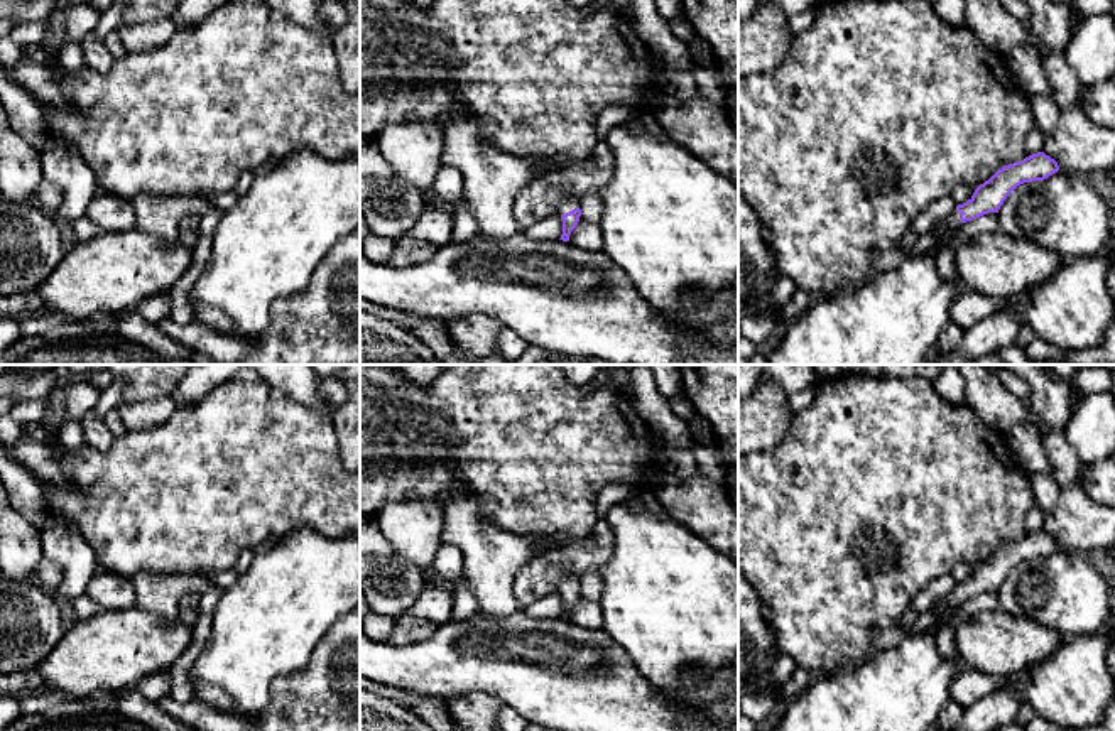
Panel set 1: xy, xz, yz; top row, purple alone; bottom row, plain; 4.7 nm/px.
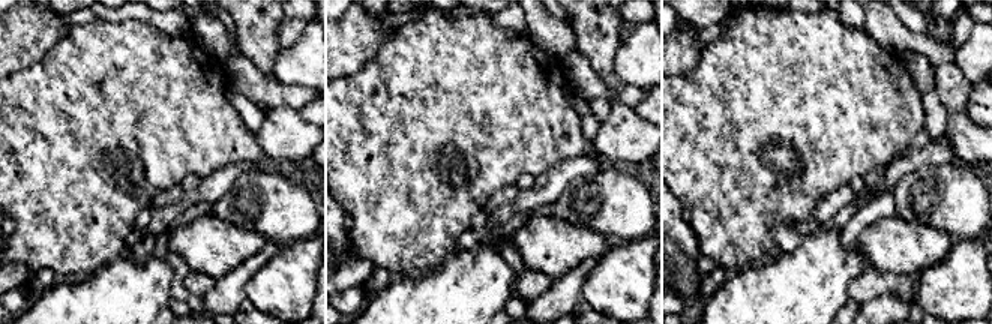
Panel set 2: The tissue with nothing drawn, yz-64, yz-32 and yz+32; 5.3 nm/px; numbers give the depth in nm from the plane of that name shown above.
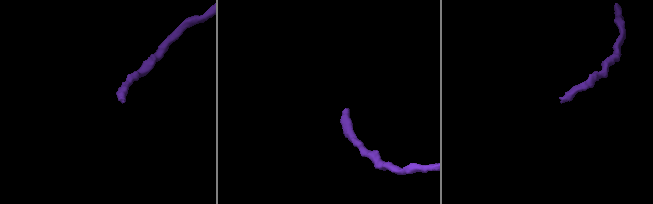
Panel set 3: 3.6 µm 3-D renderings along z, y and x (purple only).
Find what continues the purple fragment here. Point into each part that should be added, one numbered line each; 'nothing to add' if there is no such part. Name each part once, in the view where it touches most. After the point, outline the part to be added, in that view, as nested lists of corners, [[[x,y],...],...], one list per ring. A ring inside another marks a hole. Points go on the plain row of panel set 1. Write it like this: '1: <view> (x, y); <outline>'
1: xz (566, 583); [[[564,569],[558,589],[561,593],[566,593],[566,591],[573,589],[574,586],[579,586],[579,581],[576,577],[573,577],[568,569]]]

